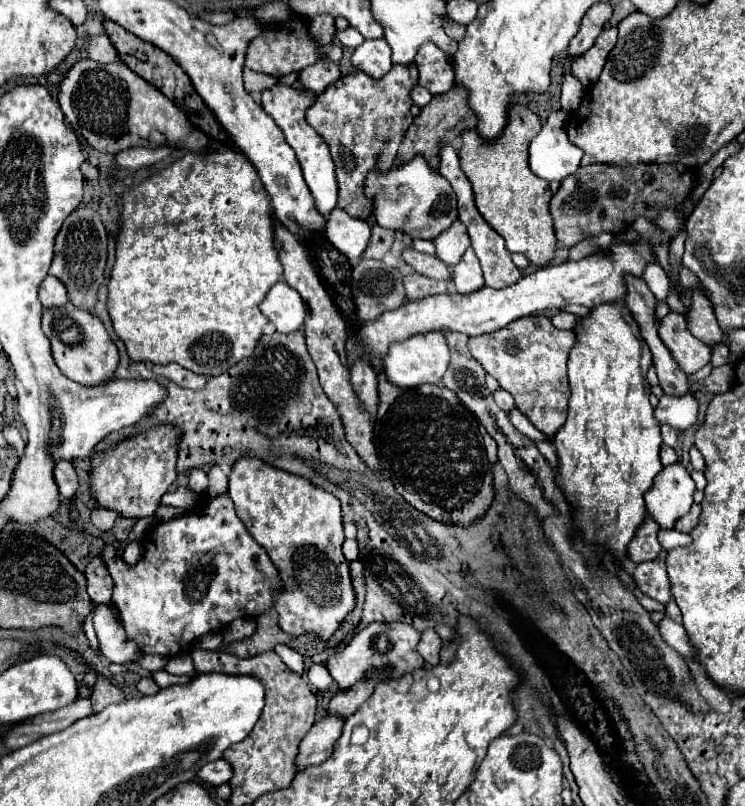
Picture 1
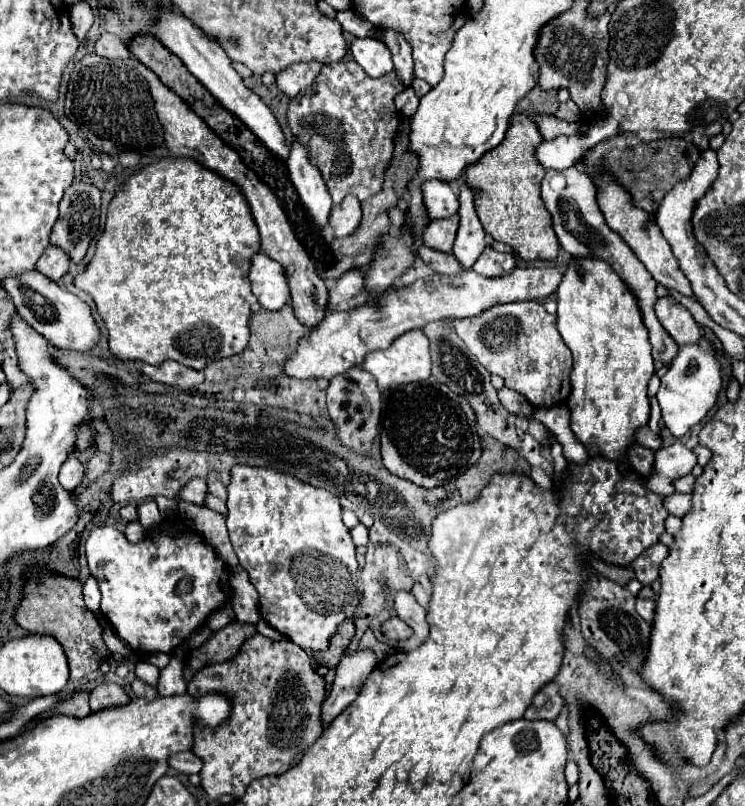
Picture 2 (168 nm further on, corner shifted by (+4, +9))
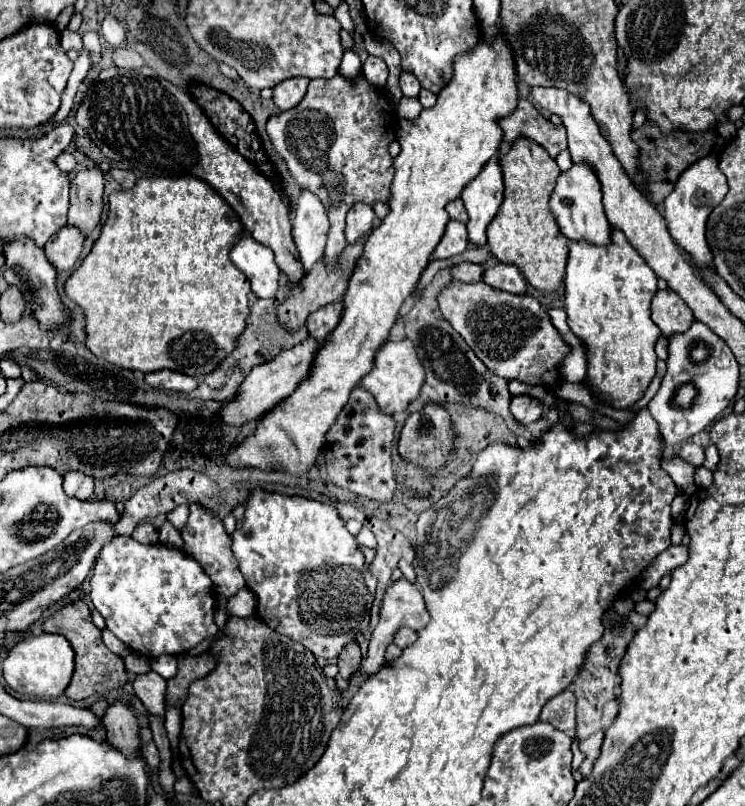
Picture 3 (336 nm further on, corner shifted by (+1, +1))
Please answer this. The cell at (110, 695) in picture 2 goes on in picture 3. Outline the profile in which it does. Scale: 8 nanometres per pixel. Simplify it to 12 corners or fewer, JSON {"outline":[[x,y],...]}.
{"outline":[[120,701],[102,715],[110,745],[132,757],[140,749],[138,719]]}

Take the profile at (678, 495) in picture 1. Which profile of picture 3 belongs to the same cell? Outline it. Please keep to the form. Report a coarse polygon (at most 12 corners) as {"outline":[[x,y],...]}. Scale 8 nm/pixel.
{"outline":[[692,441],[680,447],[678,457],[698,469],[704,449]]}

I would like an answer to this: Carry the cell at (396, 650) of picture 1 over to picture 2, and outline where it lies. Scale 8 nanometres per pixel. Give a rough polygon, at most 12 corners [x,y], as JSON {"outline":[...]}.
{"outline":[[399,617],[385,621],[381,631],[387,639],[409,639],[411,627]]}

